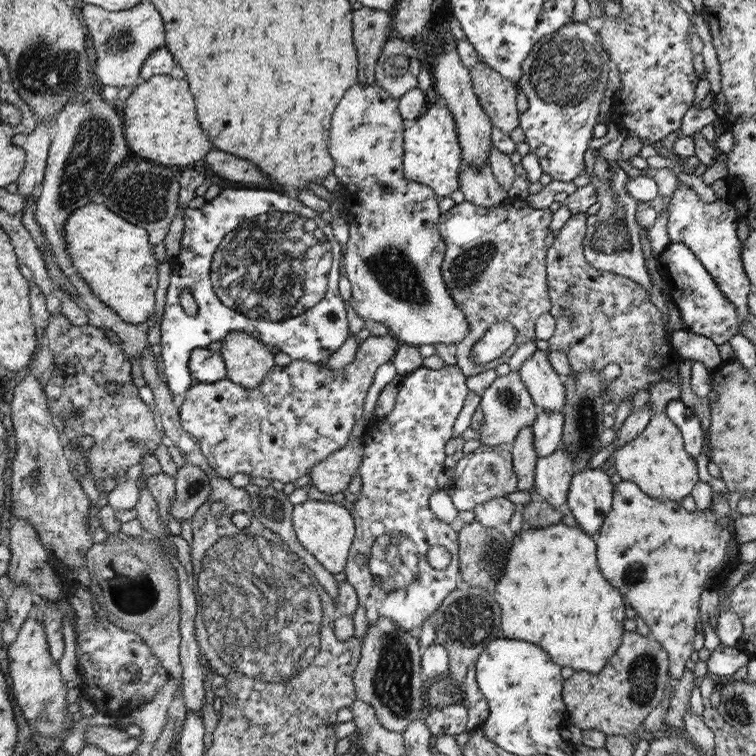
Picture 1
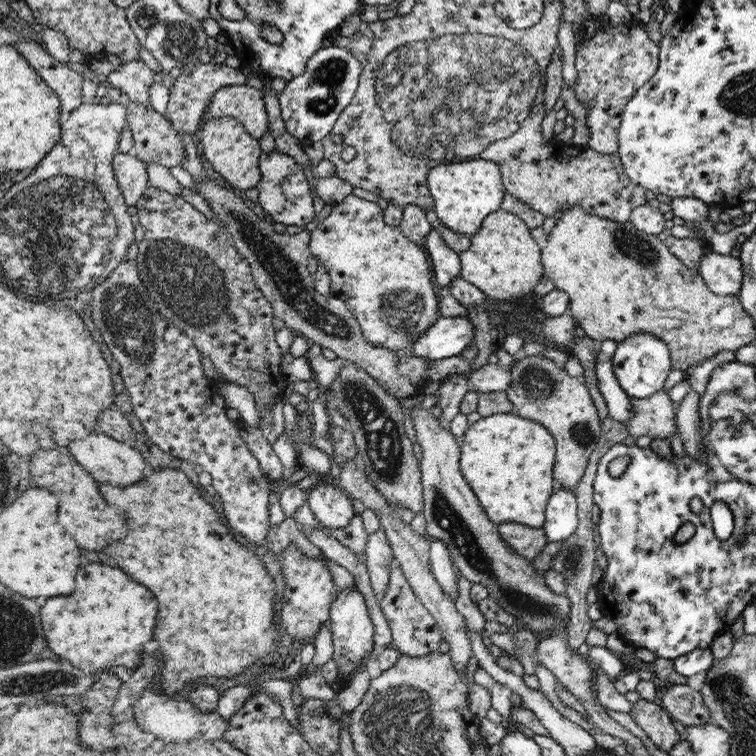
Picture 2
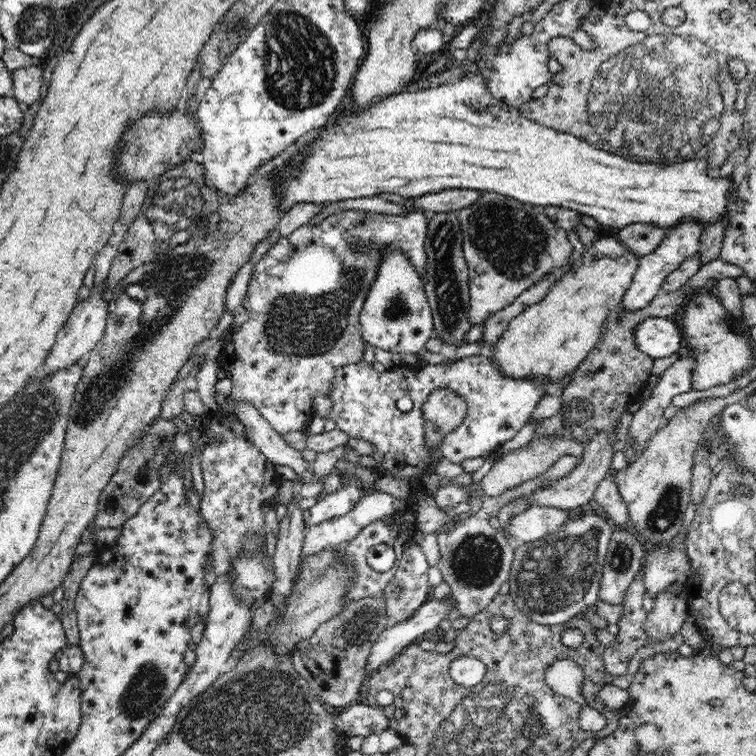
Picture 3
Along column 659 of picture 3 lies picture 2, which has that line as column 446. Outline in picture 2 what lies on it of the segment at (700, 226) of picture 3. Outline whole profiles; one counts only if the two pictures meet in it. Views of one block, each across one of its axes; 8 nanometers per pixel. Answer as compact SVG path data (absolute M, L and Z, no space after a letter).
M436 228L430 230L425 242L425 246L432 260L434 268L434 283L439 294L447 294L452 280L458 278L461 271L461 260L459 253L454 252L452 248L444 242L440 232Z

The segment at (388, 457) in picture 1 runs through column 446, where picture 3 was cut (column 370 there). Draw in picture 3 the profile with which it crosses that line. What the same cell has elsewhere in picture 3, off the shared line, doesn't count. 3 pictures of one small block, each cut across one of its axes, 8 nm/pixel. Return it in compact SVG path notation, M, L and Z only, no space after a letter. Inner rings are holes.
M489 354L468 356L440 364L426 363L417 369L399 365L389 368L388 371L378 372L364 360L336 369L330 392L326 397L329 407L326 409L325 419L335 420L336 428L346 432L348 438L371 442L375 446L375 453L368 455L374 459L374 471L408 480L419 490L413 493L410 499L404 500L404 510L370 522L353 540L342 544L341 560L345 560L347 566L351 566L357 573L349 585L351 588L344 598L345 603L383 592L393 578L397 564L403 560L403 553L412 545L413 538L408 530L417 524L415 502L417 495L426 494L419 483L421 478L430 470L436 473L435 465L441 458L446 458L454 464L462 464L465 460L487 457L498 450L501 444L512 440L532 418L534 408L548 394L548 386L566 386L571 374L573 372L557 381L546 381L544 375L541 379L512 379L500 373ZM440 387L448 387L456 391L456 395L464 397L468 410L462 424L448 432L438 448L429 448L424 440L423 402L432 391ZM402 396L408 396L412 400L411 410L403 412L396 407L396 401ZM379 544L390 546L396 553L395 567L385 574L372 570L366 560L368 551Z

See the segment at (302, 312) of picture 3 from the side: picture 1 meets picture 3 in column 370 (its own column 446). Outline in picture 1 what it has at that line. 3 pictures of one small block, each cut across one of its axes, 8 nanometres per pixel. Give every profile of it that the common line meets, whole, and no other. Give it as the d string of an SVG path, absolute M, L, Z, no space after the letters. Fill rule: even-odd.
M510 198L508 201L504 201L498 207L489 207L485 208L482 206L475 206L474 204L470 204L468 202L464 202L462 204L455 205L450 211L446 213L441 213L441 218L438 223L438 230L442 235L442 238L445 242L445 257L443 258L441 267L442 267L442 276L446 286L448 287L449 293L453 296L453 299L456 301L458 307L461 308L461 311L464 311L465 318L469 324L469 334L464 341L460 341L460 343L454 344L454 346L450 346L450 348L455 348L457 364L461 368L461 371L464 373L464 376L472 377L478 372L482 372L482 370L490 370L490 368L495 369L496 366L502 364L504 362L508 362L518 346L520 344L524 344L524 342L530 342L530 340L535 340L535 324L538 320L538 317L545 312L548 312L551 309L552 303L549 297L548 287L547 287L547 270L546 270L546 253L547 248L545 247L544 242L546 242L546 236L550 232L548 230L548 225L550 224L553 213L549 208L544 209L536 209L529 206L524 198ZM509 321L509 323L517 330L517 336L514 344L504 352L502 356L494 359L486 359L485 361L481 361L478 356L478 348L479 341L486 334L487 328L494 324L495 322Z

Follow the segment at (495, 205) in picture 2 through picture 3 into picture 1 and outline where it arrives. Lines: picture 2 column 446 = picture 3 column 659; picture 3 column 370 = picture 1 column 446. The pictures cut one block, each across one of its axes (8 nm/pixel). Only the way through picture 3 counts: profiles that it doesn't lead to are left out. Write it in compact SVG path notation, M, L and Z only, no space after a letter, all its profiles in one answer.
M434 105L404 130L403 173L414 183L425 184L441 198L459 188L459 170L464 160L456 136L454 117L447 106Z

